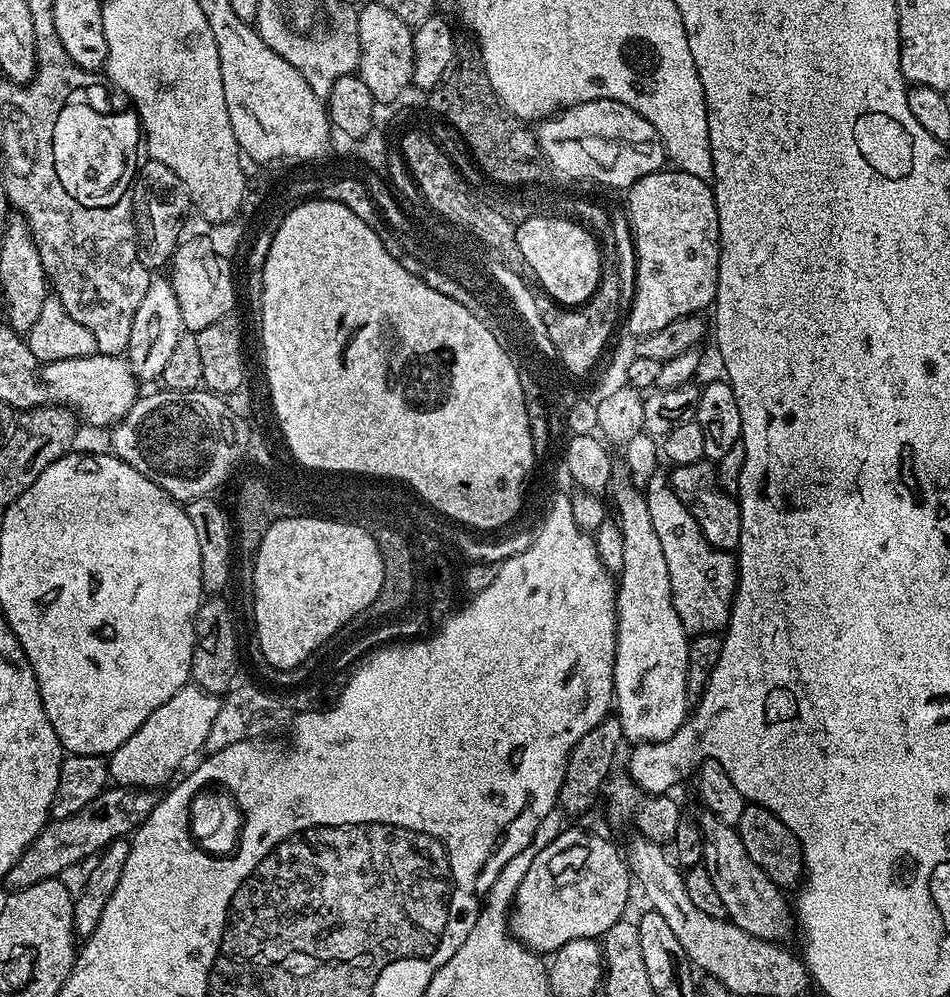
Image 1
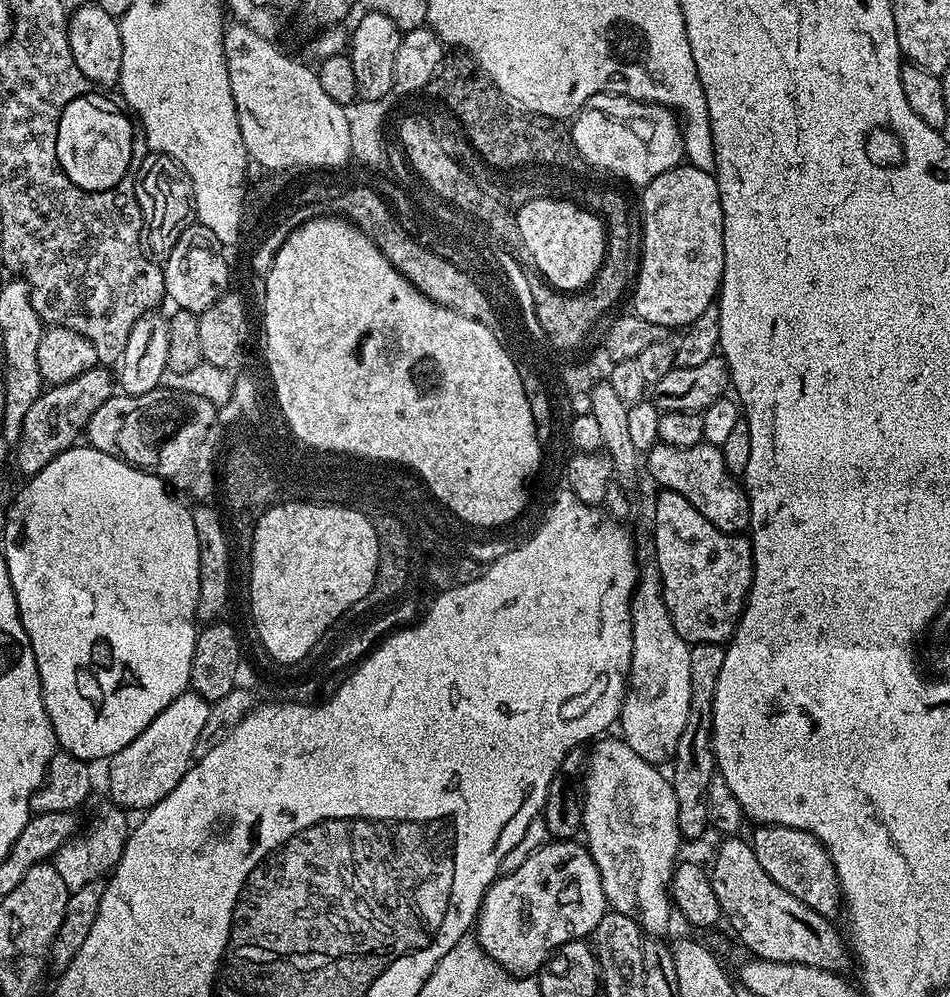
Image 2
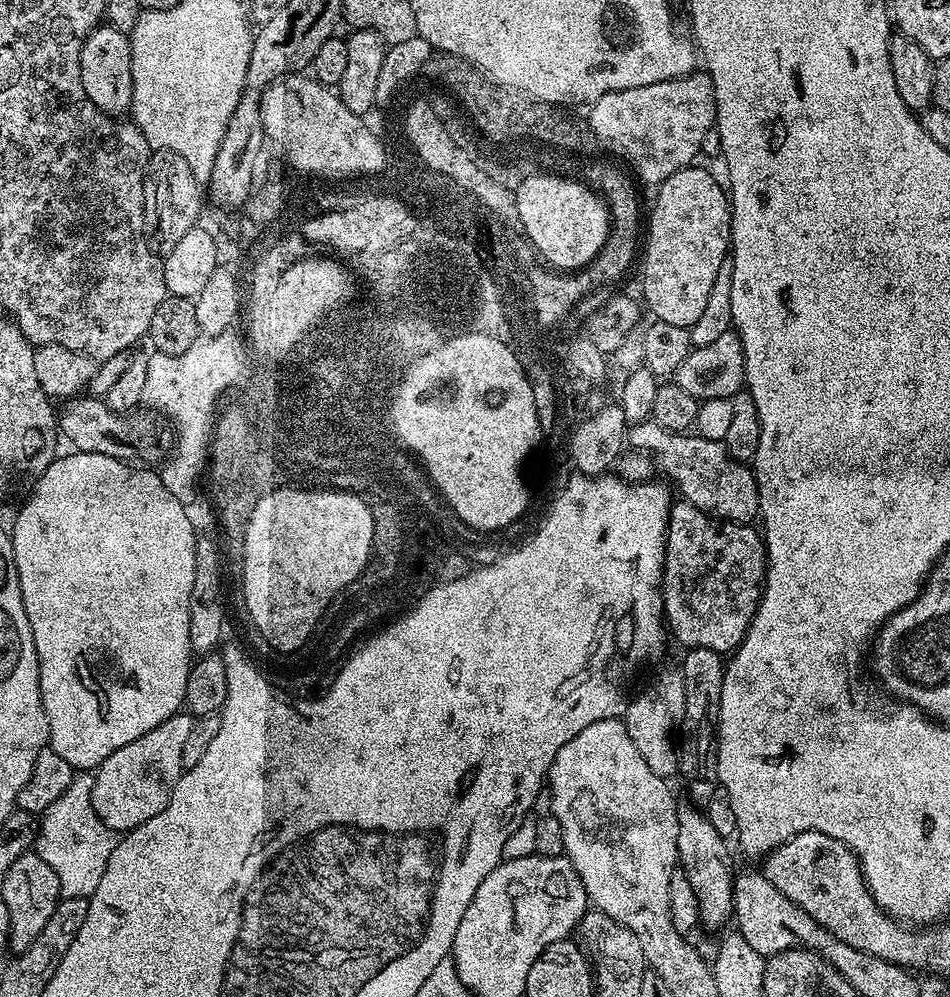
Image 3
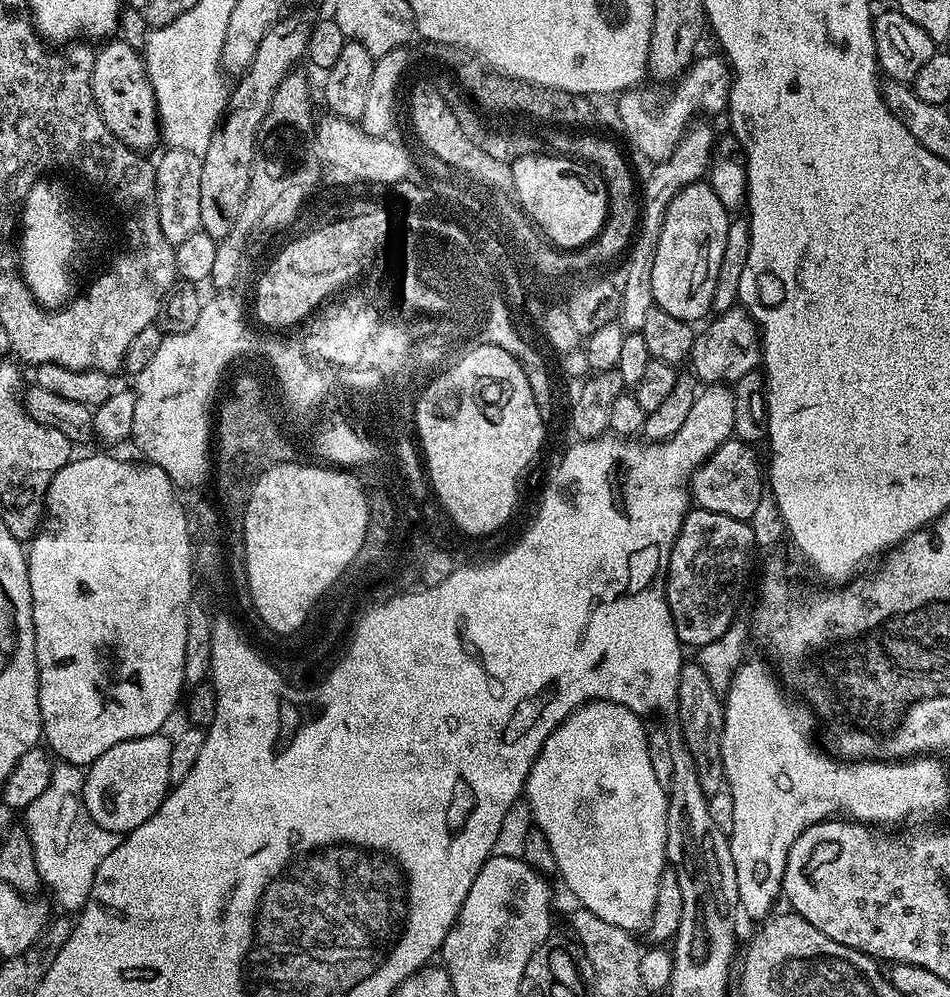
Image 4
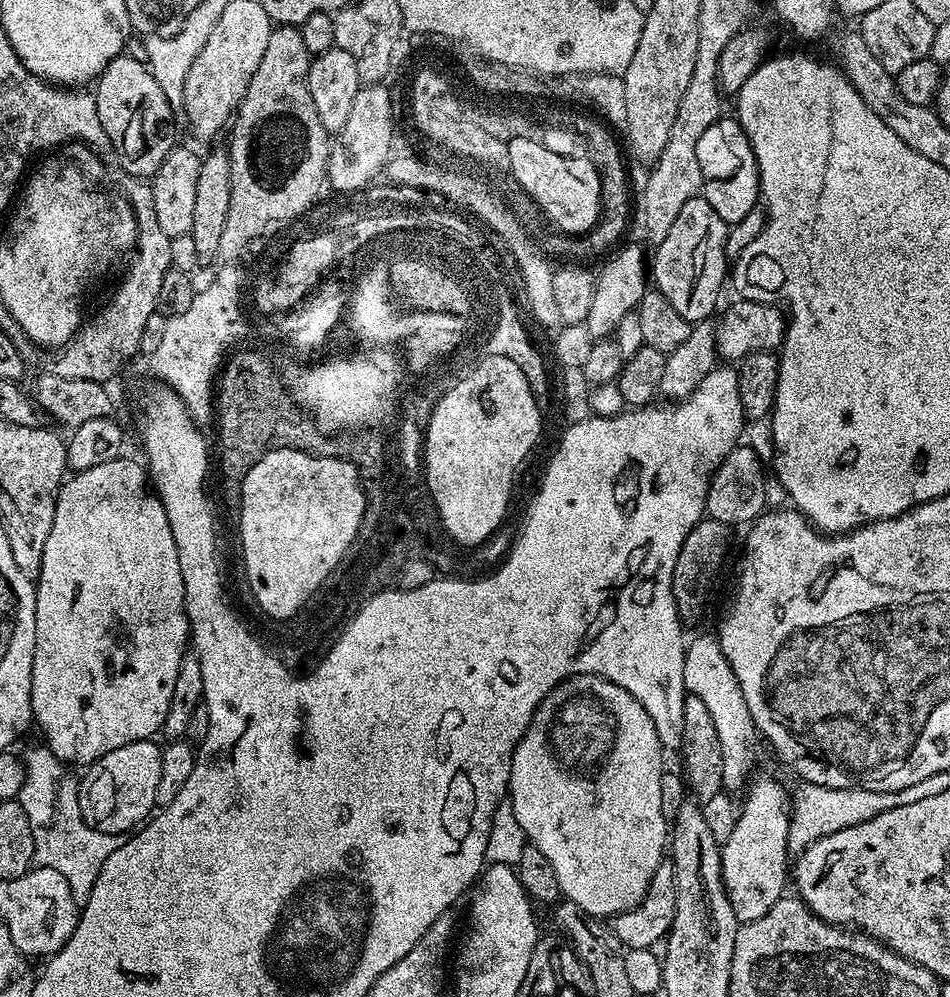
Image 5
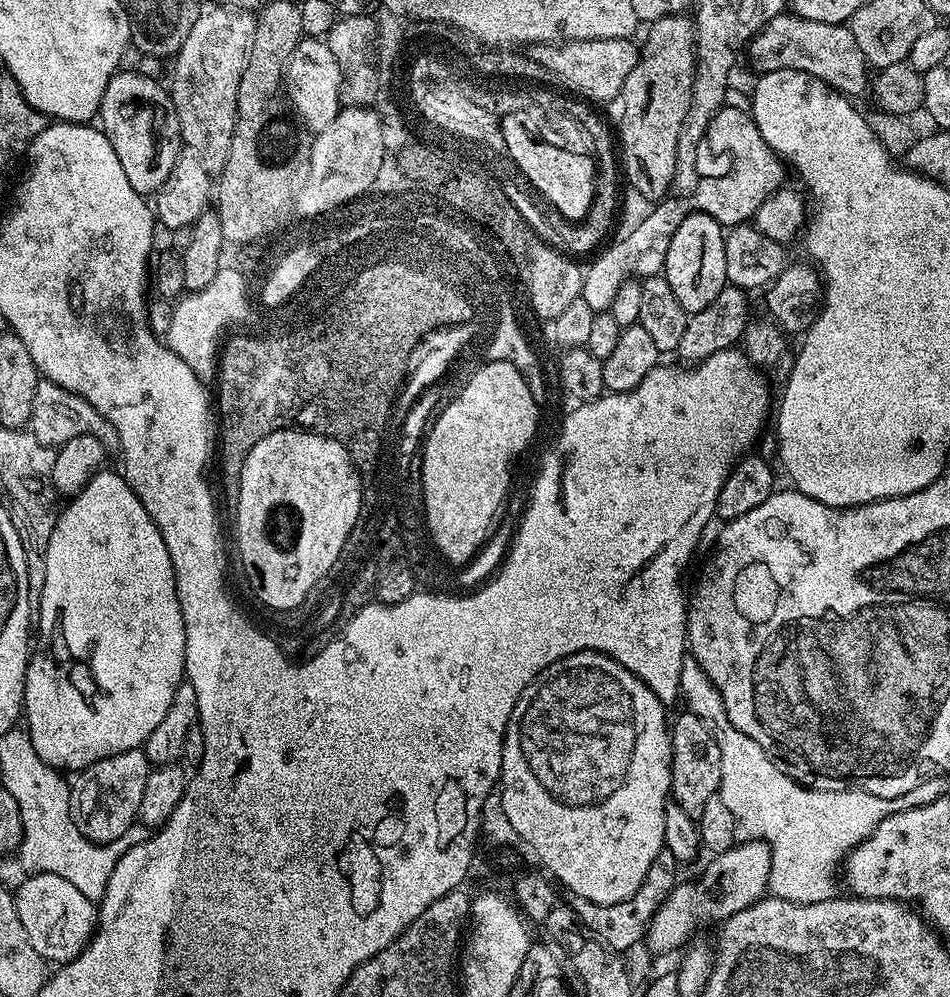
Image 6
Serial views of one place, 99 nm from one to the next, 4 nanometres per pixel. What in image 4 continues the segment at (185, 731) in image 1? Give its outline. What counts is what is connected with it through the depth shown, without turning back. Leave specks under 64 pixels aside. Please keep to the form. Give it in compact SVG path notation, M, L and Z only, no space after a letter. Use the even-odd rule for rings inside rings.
M164 734L134 738L110 746L84 772L84 805L92 821L111 832L133 832L162 806L170 791L171 739Z

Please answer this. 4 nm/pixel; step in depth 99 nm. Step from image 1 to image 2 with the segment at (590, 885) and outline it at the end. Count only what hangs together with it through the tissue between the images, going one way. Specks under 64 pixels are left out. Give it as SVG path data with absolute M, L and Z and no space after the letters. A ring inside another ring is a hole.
M552 840L540 847L534 854L530 854L526 858L526 862L522 862L522 866L518 866L518 870L505 872L496 877L494 883L489 886L488 893L484 895L483 902L480 903L480 913L477 914L474 925L474 935L476 941L480 943L481 950L490 958L494 958L494 962L498 962L498 966L502 966L514 976L531 977L533 974L539 973L545 960L555 952L558 946L571 940L584 940L591 937L592 931L598 926L598 922L602 922L602 918L605 912L609 911L609 908L608 899L602 890L602 878L598 874L598 866L592 855L588 853L587 847L576 840Z

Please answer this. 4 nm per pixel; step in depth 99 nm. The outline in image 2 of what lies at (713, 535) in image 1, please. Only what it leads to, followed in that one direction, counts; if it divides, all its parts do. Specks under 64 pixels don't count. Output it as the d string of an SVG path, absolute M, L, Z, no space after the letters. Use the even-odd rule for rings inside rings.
M657 442L646 453L648 472L660 483L661 489L682 494L706 522L714 522L719 532L740 534L750 522L750 502L743 483L726 466L719 447L712 442L701 442L683 448Z

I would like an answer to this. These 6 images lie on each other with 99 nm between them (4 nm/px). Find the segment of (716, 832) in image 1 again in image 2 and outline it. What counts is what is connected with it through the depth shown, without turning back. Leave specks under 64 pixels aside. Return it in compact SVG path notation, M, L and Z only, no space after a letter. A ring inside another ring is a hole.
M730 836L727 837L718 848L716 856L714 858L714 864L710 866L710 875L712 878L712 885L714 886L714 892L718 897L719 906L721 908L721 913L725 923L729 924L733 932L736 934L737 938L742 942L743 946L750 952L753 957L757 959L762 959L766 961L774 962L790 962L791 964L814 966L816 969L824 969L827 972L835 972L837 974L842 974L846 972L846 969L852 966L852 956L849 952L847 943L843 938L843 935L834 928L834 923L829 917L818 914L817 911L811 910L810 906L806 906L804 902L799 902L798 898L790 894L788 890L784 890L782 886L778 886L776 882L768 874L766 870L762 869L762 866L758 863L758 858L755 857L752 850L751 843L748 843L745 839L744 841L740 840L741 837Z

